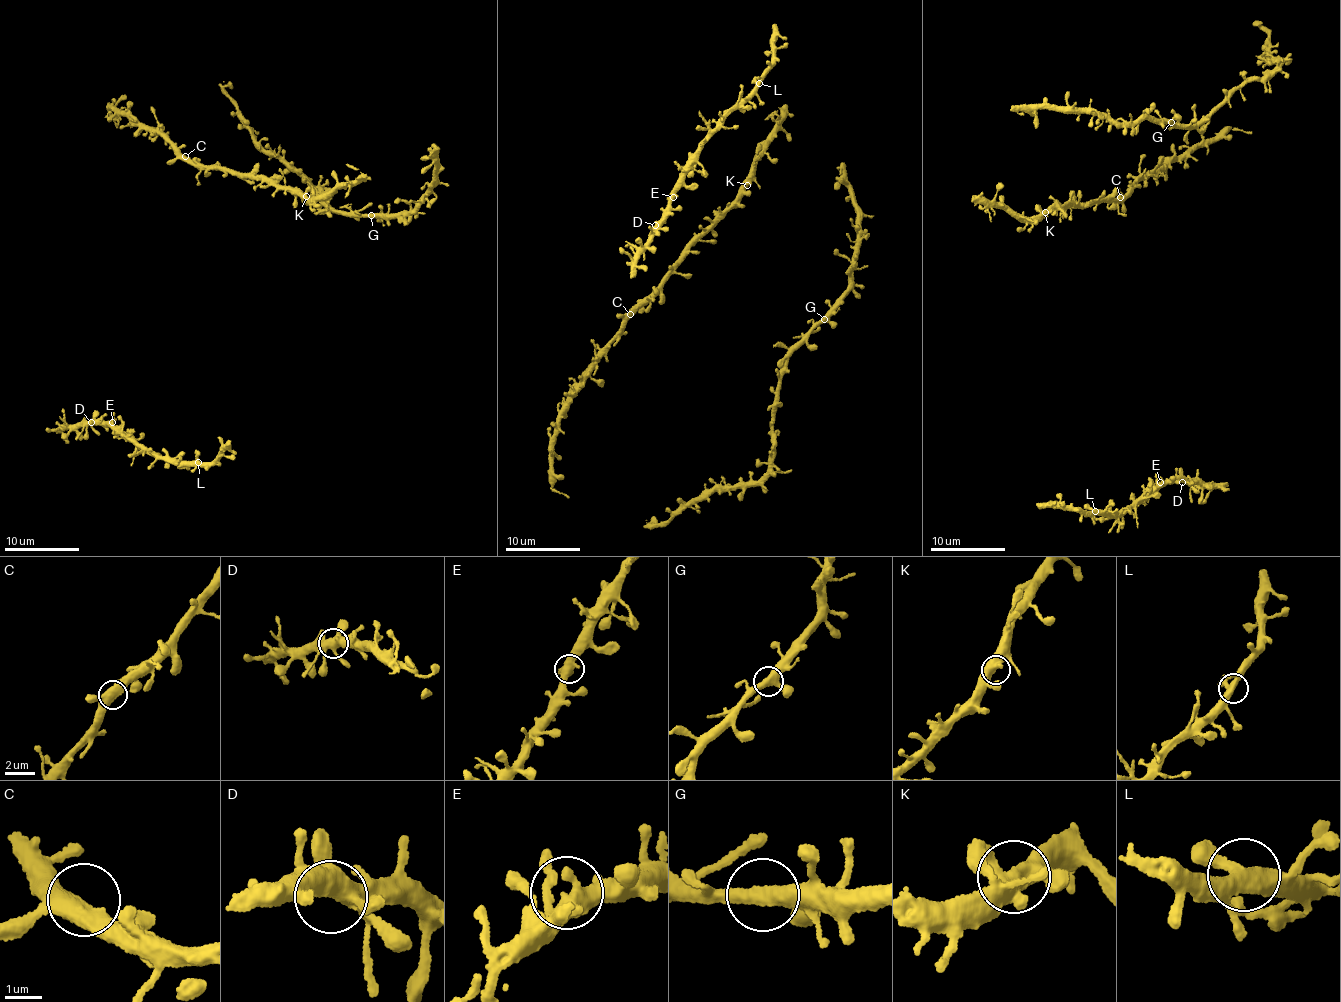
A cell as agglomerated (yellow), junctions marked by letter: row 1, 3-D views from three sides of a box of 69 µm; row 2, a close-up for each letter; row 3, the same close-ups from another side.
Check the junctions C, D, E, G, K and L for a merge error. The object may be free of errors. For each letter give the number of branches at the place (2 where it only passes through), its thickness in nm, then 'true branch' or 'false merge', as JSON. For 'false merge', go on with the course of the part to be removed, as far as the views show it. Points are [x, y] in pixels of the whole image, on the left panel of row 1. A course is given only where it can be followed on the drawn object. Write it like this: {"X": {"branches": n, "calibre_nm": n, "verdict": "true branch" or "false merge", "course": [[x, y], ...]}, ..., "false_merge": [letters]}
{"C": {"branches": 3, "calibre_nm": 440, "verdict": "true branch"}, "D": {"branches": 4, "calibre_nm": 480, "verdict": "true branch"}, "E": {"branches": 3, "calibre_nm": 400, "verdict": "true branch"}, "G": {"branches": 3, "calibre_nm": 400, "verdict": "true branch"}, "K": {"branches": 3, "calibre_nm": 460, "verdict": "true branch"}, "L": {"branches": 3, "calibre_nm": 400, "verdict": "true branch"}, "false_merge": []}

